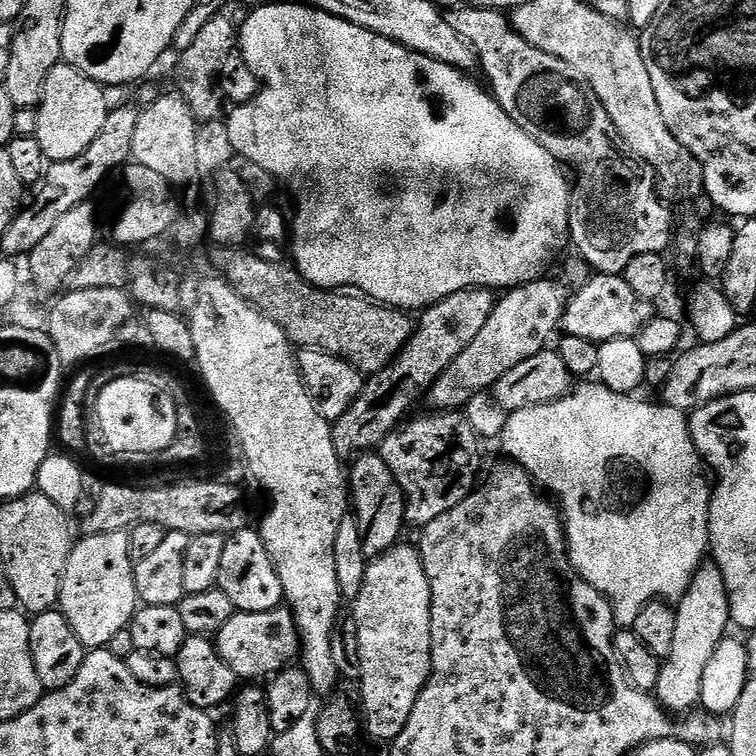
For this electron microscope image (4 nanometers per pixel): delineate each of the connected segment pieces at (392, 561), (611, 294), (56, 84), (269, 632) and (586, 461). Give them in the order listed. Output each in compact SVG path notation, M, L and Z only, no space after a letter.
M397 546L391 548L389 552L384 552L369 563L364 585L358 594L358 598L354 602L353 608L356 609L351 609L350 612L350 615L356 619L356 625L358 626L358 646L362 646L362 674L358 681L358 687L360 687L360 696L364 699L364 708L362 704L362 716L366 721L366 732L371 739L373 736L374 739L385 740L385 742L396 740L398 734L402 734L406 722L410 722L410 712L414 710L414 704L418 702L418 694L422 694L422 690L428 684L428 676L432 673L432 635L430 634L432 599L430 598L430 582L426 578L426 570L420 561L419 551L417 551L415 547L404 547L405 546Z
M593 275L584 285L571 293L564 307L564 316L560 319L560 328L564 336L586 338L601 345L611 340L631 340L639 337L646 325L654 318L653 301L644 300L626 283L623 275Z
M59 63L54 70L50 70L50 78L46 78L44 93L38 105L38 126L36 140L42 146L45 157L49 161L69 160L78 158L98 138L98 130L102 130L102 122L106 122L110 111L110 103L104 97L105 89L99 84L95 84L86 74L82 74L78 69L66 63Z
M287 606L261 612L237 611L234 618L230 618L230 622L226 622L226 626L222 626L222 630L215 633L214 643L222 662L226 662L226 666L230 666L230 670L234 670L237 681L240 682L260 682L260 679L263 681L265 678L275 676L276 673L289 667L295 661L292 659L295 656L297 659L298 653L301 651L300 631L296 628L296 619L292 616L292 609Z
M599 382L579 388L569 392L561 400L508 413L508 421L498 437L498 444L504 447L504 452L508 455L505 457L511 458L521 468L527 470L528 475L545 493L553 497L560 496L558 507L562 513L564 534L568 541L568 561L575 566L576 573L583 580L590 582L590 586L594 586L612 603L612 613L616 616L617 625L631 626L651 600L679 601L695 580L697 572L700 571L700 565L705 563L710 552L708 531L710 530L712 488L709 477L706 475L705 465L700 458L700 451L692 441L692 431L688 425L689 417L685 413L677 408L670 408L663 402L647 404L646 401L636 400L640 398L633 398L623 392L612 392Z

